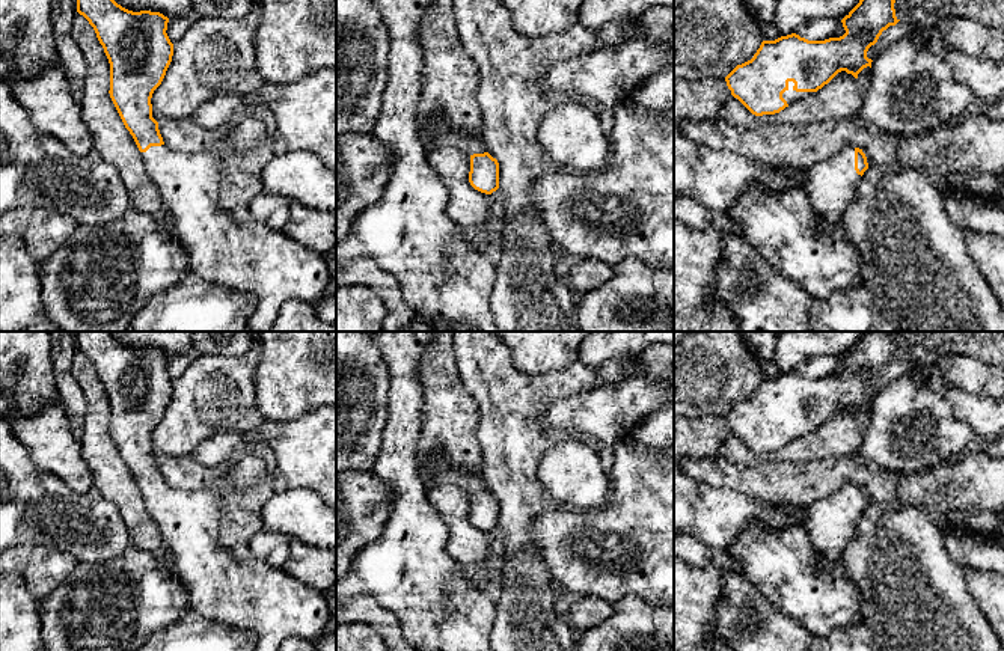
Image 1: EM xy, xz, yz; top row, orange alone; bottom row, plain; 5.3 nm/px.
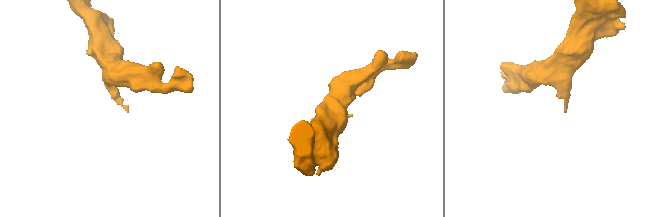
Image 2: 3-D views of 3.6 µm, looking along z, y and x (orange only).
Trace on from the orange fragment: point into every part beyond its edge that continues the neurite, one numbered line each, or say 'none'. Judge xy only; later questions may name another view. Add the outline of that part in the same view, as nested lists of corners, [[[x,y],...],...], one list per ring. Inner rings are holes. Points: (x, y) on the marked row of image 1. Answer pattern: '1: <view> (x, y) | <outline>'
1: xy (254, 258) | [[[247,115],[226,128],[210,151],[181,154],[161,145],[140,152],[143,166],[170,215],[173,235],[188,255],[188,270],[207,282],[249,292],[258,298],[247,321],[249,332],[268,332],[286,300],[302,300],[317,306],[329,292],[330,283],[330,271],[323,255],[303,247],[282,229],[262,223],[238,223],[231,211],[219,206],[223,160],[232,154],[256,149],[265,139],[264,122]]]

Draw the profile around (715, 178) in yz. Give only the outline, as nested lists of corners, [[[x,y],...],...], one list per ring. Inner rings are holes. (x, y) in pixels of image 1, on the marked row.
[[[674,78],[674,194],[727,212],[755,182],[767,193],[804,188],[808,169],[769,166],[731,151],[710,149],[683,136],[684,121],[716,119],[731,96],[725,78]]]

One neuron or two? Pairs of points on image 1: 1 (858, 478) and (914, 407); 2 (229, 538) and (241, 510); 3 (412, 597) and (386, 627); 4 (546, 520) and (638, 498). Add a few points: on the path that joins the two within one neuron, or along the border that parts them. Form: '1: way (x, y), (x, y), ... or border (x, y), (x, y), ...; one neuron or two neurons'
1: border (876, 466), (885, 470), (911, 472); two neurons
2: way (231, 531), (240, 517); one neuron
3: border (365, 597), (389, 611), (404, 635); two neurons
4: way (579, 567), (596, 580), (645, 579), (648, 546); one neuron

